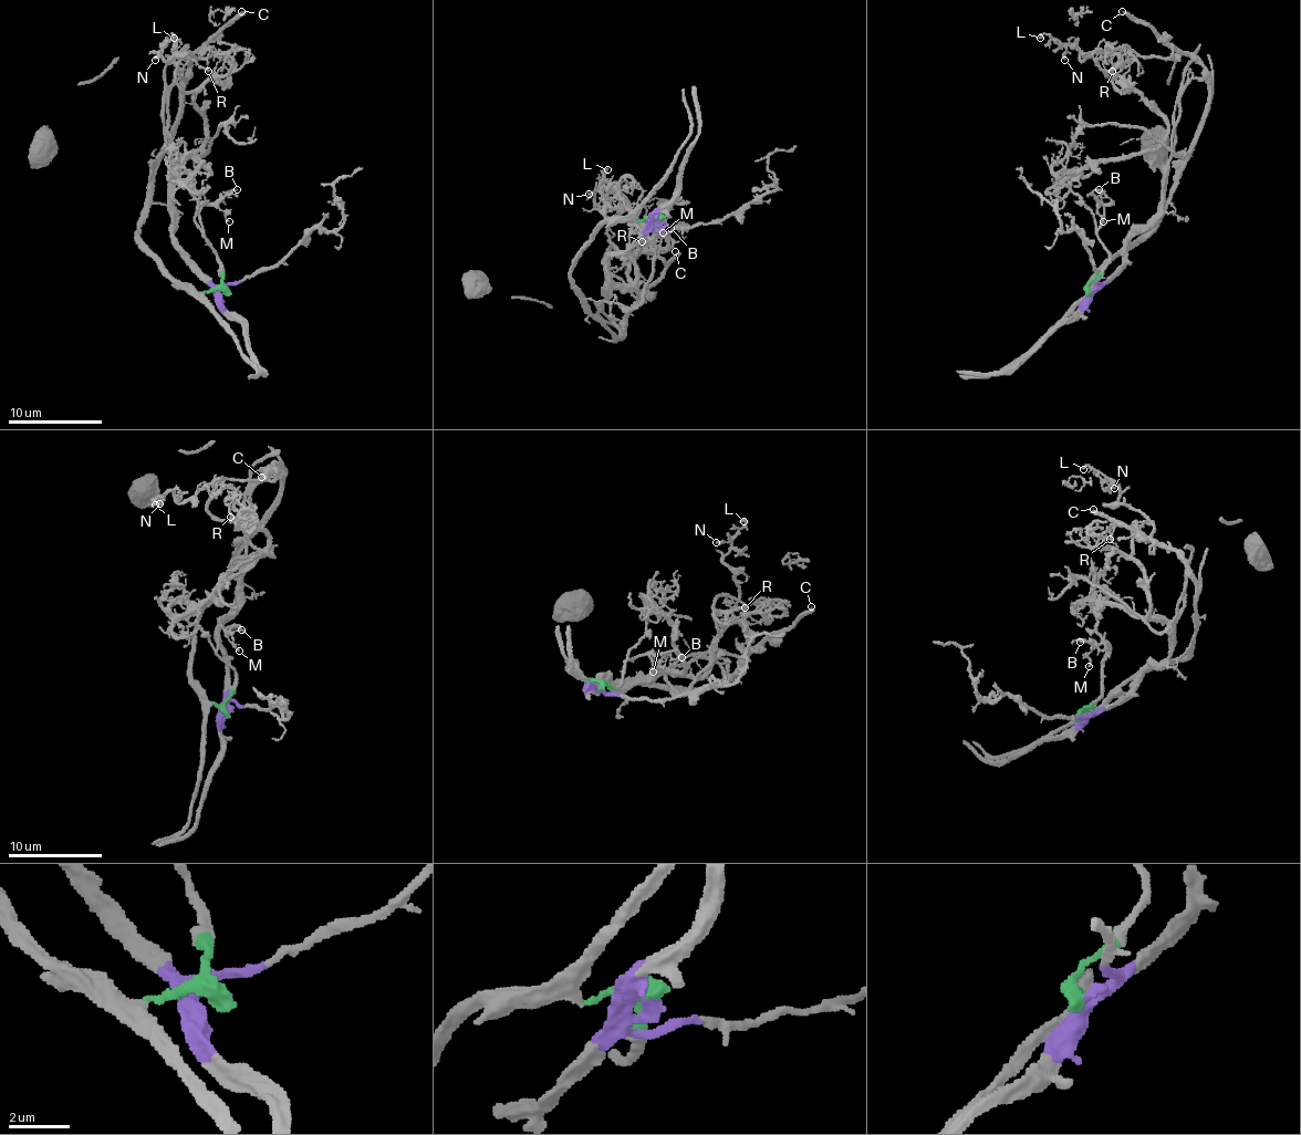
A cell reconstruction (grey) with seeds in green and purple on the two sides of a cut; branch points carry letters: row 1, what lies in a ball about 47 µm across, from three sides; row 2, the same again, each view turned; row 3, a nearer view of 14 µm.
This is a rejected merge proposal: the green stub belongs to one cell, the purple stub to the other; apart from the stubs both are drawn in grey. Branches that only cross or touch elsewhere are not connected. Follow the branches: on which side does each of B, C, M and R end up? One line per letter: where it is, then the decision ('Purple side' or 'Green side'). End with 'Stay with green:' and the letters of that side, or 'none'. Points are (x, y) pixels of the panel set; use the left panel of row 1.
B: Place: (237, 189). Green side
C: Place: (241, 11). Green side
M: Place: (229, 221). Green side
R: Place: (208, 71). Purple side
Stay with green: B, C, M

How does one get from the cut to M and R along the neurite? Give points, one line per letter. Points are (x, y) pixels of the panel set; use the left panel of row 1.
M: (225, 291), (218, 253), (204, 235), (199, 211), (215, 204), (229, 220)
R: (225, 291), (173, 239), (173, 168), (206, 135), (194, 93), (225, 60), (210, 51), (206, 60), (208, 72)

